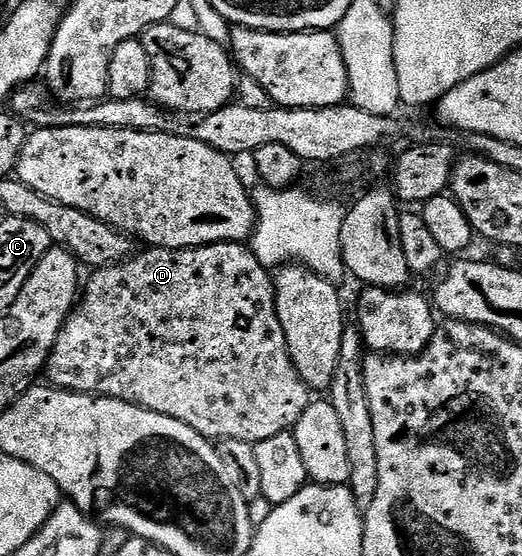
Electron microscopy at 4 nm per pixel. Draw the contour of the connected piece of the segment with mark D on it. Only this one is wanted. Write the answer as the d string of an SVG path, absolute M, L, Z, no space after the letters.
M224 241L218 245L204 245L198 249L154 249L152 247L144 250L146 253L140 251L134 252L132 255L125 258L125 260L109 265L105 269L94 269L88 274L87 280L83 285L83 296L78 300L77 304L73 306L73 311L69 318L65 320L65 325L59 331L59 335L55 339L55 347L51 351L51 355L47 359L45 368L43 370L48 384L52 385L54 389L69 389L72 393L92 393L95 397L110 397L111 399L119 399L126 401L132 405L143 407L147 411L155 411L159 415L171 415L171 419L179 419L179 423L187 423L187 427L191 427L195 431L199 431L199 435L208 437L210 441L216 443L218 441L226 441L227 439L239 439L243 443L255 446L263 439L271 439L271 435L279 435L280 433L290 432L299 423L299 415L303 415L303 411L307 411L311 400L311 390L307 383L303 383L303 379L299 375L299 371L295 371L295 363L291 363L291 355L287 351L287 339L283 335L283 327L279 323L279 315L275 307L275 291L273 290L273 277L270 270L263 267L263 263L259 263L259 259L253 254L252 248L248 244L238 243L236 241Z

